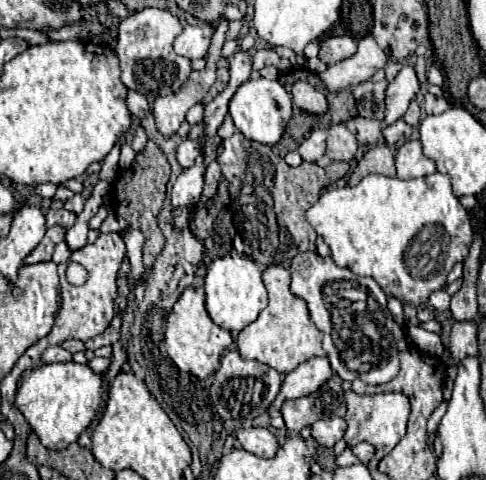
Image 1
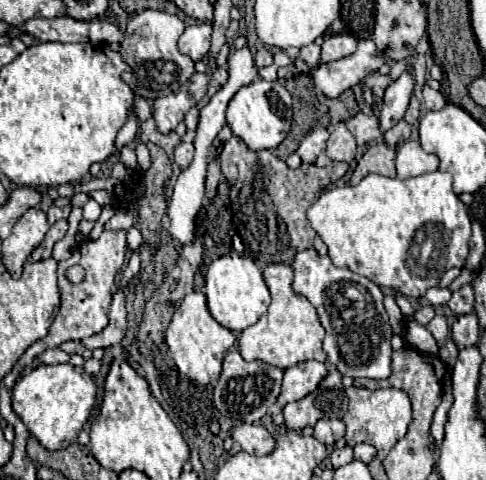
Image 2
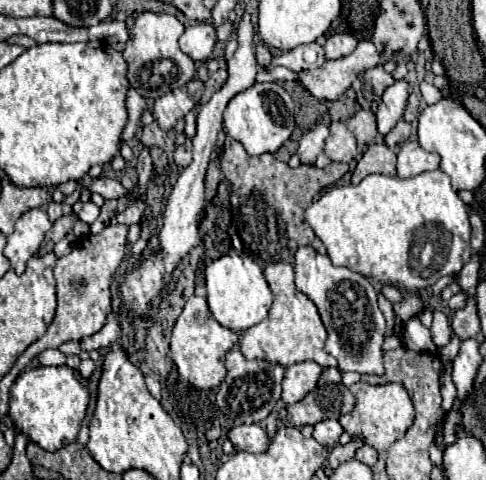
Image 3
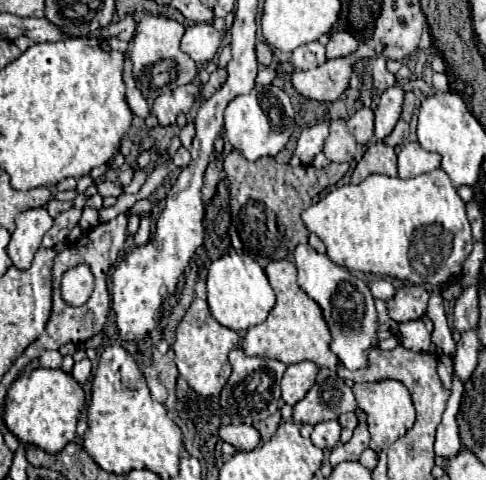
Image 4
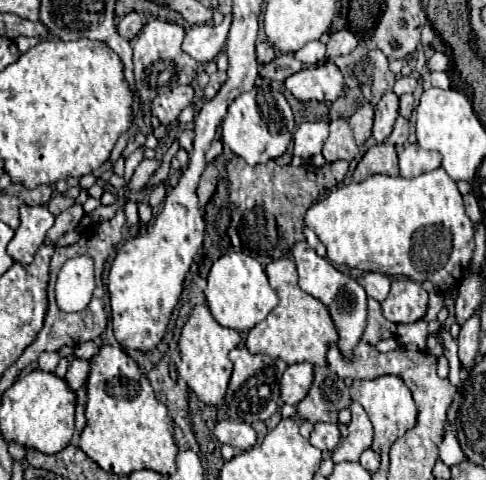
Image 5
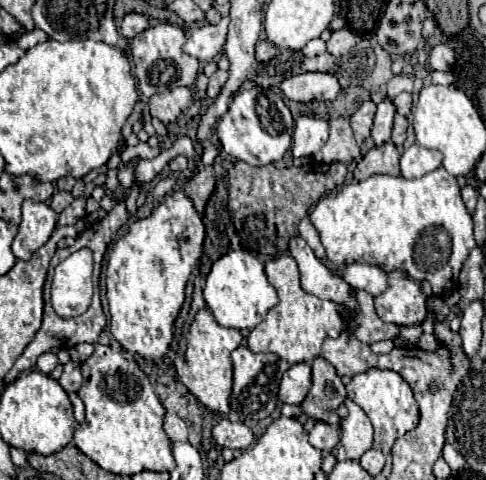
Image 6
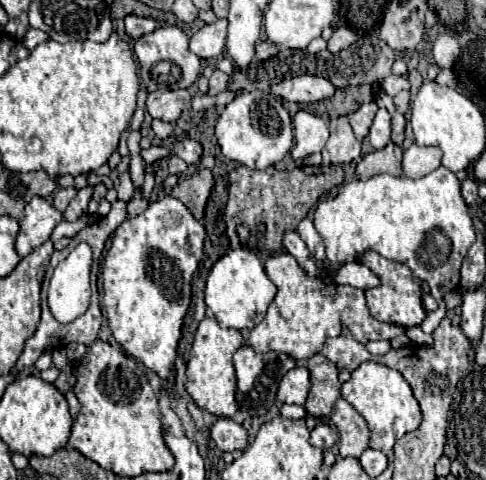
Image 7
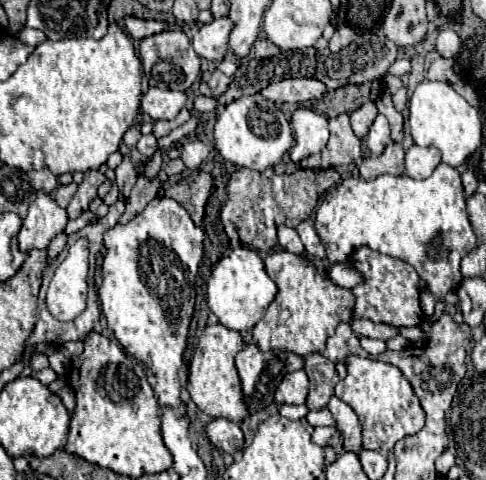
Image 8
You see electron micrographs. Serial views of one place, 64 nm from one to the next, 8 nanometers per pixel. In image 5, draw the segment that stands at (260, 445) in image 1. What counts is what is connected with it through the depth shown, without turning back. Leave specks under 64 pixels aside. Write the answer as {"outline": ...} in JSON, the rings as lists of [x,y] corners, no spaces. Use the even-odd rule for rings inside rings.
{"outline":[[[222,420],[214,428],[214,436],[220,444],[230,444],[238,450],[248,450],[256,444],[256,432],[252,426],[234,420]]]}

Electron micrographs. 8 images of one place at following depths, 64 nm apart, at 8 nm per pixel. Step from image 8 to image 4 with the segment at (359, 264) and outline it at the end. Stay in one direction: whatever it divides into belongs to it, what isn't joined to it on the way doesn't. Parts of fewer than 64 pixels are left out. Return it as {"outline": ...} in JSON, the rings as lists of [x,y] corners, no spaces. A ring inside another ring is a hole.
{"outline":[[[404,284],[400,288],[396,288],[396,294],[392,300],[386,302],[388,308],[388,316],[394,322],[410,322],[410,320],[418,320],[426,314],[426,306],[428,306],[428,292],[422,286],[416,284]]]}

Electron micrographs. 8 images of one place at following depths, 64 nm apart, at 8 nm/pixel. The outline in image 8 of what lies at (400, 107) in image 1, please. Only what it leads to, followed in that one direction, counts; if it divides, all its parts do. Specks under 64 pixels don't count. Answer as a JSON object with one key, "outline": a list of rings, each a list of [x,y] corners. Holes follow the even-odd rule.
{"outline":[[[378,114],[376,120],[374,120],[374,124],[370,126],[368,136],[366,136],[366,146],[368,146],[368,150],[370,150],[372,156],[380,156],[384,152],[384,148],[386,148],[388,142],[390,142],[388,120],[382,114]]]}

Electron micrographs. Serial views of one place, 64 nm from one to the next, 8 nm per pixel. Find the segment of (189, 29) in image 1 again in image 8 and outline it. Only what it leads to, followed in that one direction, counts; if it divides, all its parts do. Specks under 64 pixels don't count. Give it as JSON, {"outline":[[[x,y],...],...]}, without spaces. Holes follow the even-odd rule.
{"outline":[[[228,16],[204,24],[192,38],[192,46],[196,54],[212,62],[222,62],[228,52],[228,38],[232,30],[234,30],[234,22]]]}

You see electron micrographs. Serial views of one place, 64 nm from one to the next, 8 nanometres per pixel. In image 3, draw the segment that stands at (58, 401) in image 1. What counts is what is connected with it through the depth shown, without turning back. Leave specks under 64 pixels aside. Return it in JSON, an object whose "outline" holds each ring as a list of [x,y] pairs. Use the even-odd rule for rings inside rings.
{"outline":[[[38,366],[22,372],[10,388],[8,416],[14,422],[16,432],[26,434],[32,442],[48,452],[56,452],[62,446],[76,440],[80,424],[88,408],[88,388],[80,374],[68,366]]]}

